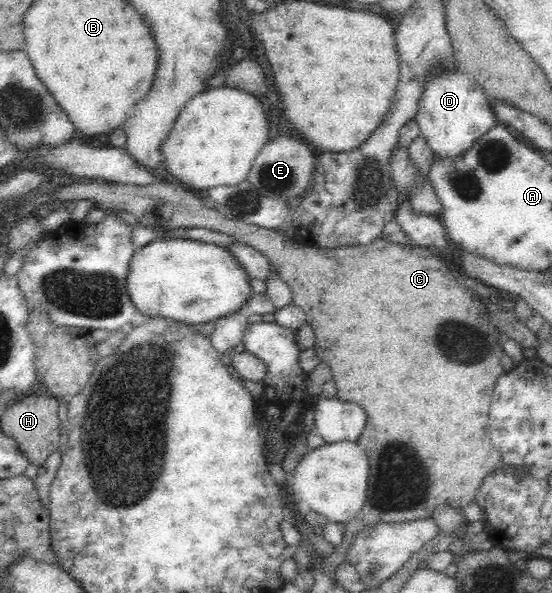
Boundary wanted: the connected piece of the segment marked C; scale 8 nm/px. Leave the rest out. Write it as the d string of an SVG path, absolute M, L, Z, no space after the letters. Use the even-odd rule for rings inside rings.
M92 180L80 185L72 183L60 188L51 197L52 200L54 198L62 201L88 199L105 212L132 213L138 224L150 231L206 227L226 233L234 241L250 245L264 255L270 262L271 269L289 285L291 302L304 311L307 323L313 329L313 351L317 353L320 363L326 361L324 365L330 367L331 380L338 389L337 399L358 403L366 411L366 423L358 438L358 445L364 447L369 463L366 501L356 517L345 524L342 542L324 561L326 570L334 572L346 562L350 543L368 525L430 518L437 505L448 504L462 509L473 500L476 487L487 475L506 469L498 451L494 451L490 437L484 437L488 435L488 407L490 399L493 399L494 387L498 379L506 373L502 366L502 355L505 351L500 342L501 333L498 326L490 321L486 311L482 312L480 309L481 305L475 301L477 296L454 276L454 271L450 270L448 263L433 248L416 244L404 245L380 237L368 245L345 246L334 250L302 246L284 231L264 229L244 220L226 217L200 200L196 192L166 180L143 187L112 184L103 180ZM444 323L446 341L442 341L442 353L432 353L432 347L438 349L438 343L430 341L426 345L426 339L436 339L436 335L440 337ZM442 475L448 479L438 481Z

